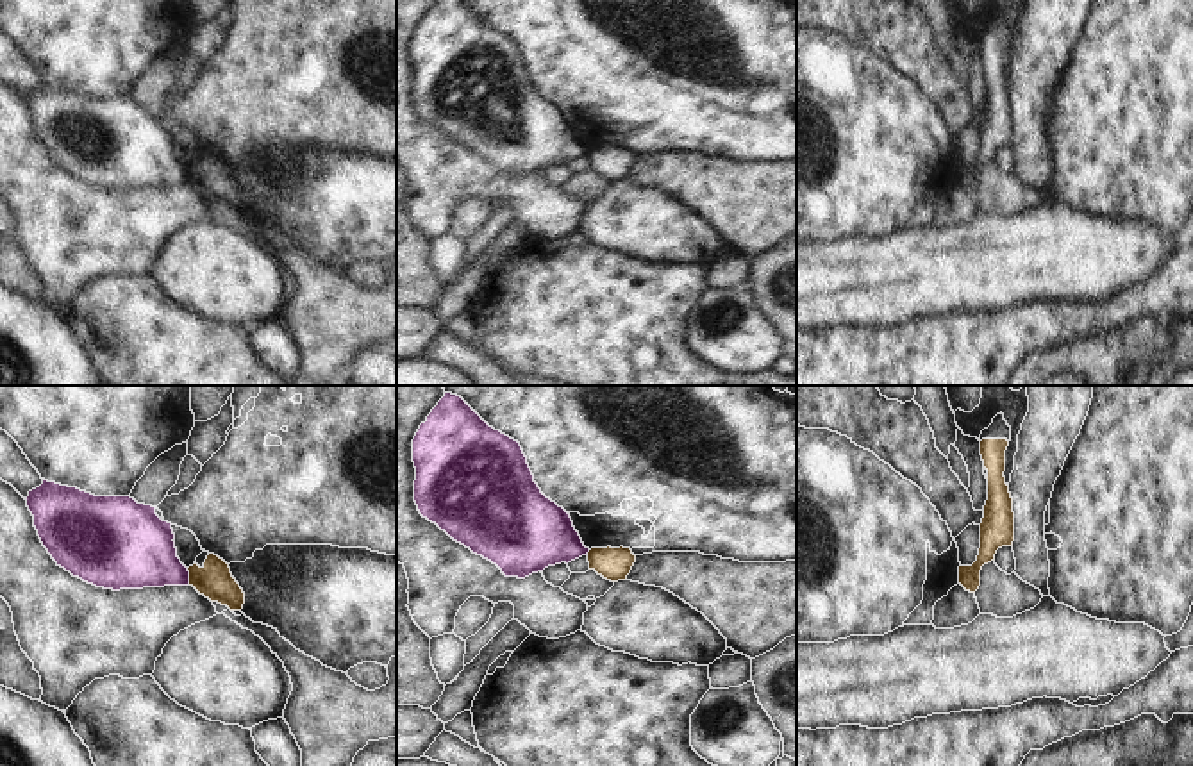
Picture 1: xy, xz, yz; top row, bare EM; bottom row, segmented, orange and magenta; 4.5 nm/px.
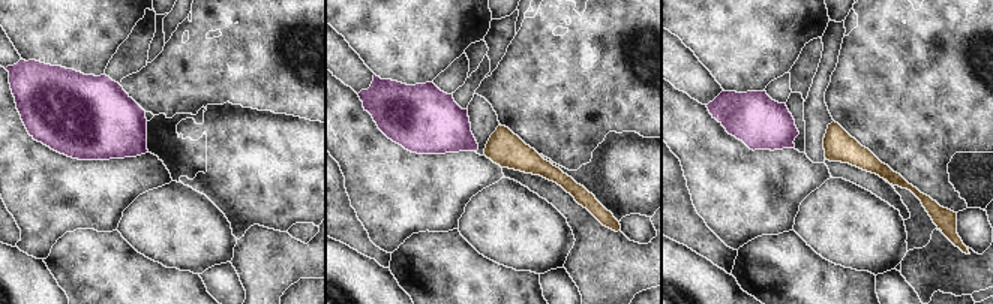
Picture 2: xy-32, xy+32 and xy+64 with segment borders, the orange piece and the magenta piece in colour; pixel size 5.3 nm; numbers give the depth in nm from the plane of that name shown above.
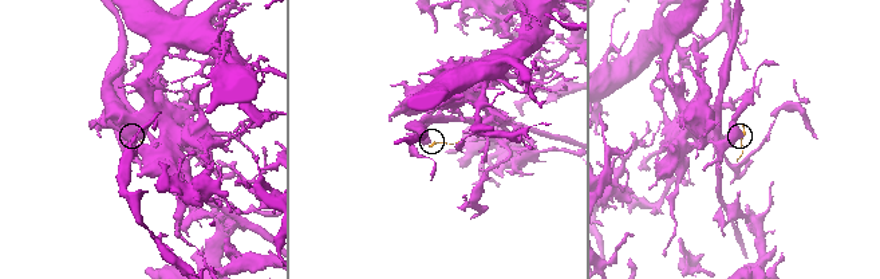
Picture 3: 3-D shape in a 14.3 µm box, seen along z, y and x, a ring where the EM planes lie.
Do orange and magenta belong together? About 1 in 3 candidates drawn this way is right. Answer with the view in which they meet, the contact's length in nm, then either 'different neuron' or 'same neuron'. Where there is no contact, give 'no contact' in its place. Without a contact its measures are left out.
xy | 70 nm | different neuron

